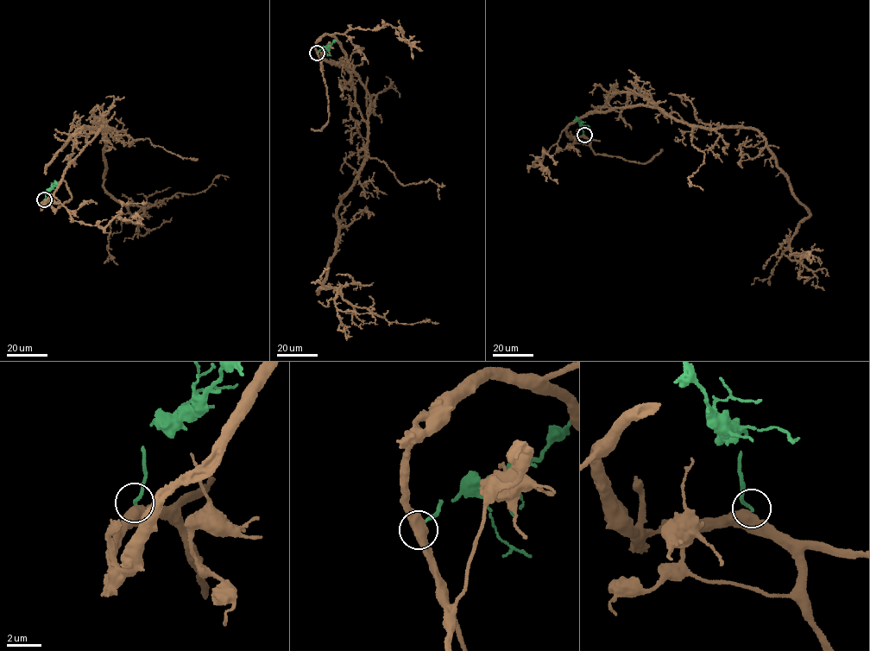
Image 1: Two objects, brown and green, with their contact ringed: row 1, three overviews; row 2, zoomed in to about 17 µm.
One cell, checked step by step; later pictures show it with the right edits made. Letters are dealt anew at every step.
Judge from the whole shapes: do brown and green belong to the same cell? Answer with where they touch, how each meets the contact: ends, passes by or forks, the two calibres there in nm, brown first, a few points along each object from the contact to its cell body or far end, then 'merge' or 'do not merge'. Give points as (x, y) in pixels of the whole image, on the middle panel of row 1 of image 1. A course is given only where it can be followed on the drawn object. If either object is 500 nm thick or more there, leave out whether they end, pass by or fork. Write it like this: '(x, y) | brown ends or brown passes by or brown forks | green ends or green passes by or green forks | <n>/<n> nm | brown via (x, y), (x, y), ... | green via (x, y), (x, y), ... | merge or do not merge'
(317, 53) | brown passes by | green ends | 480/180 nm | brown via (317, 53), (335, 38), (369, 99), (365, 159), (318, 293), (339, 288), (389, 322), (439, 323) | green via (317, 53), (336, 39) | do not merge

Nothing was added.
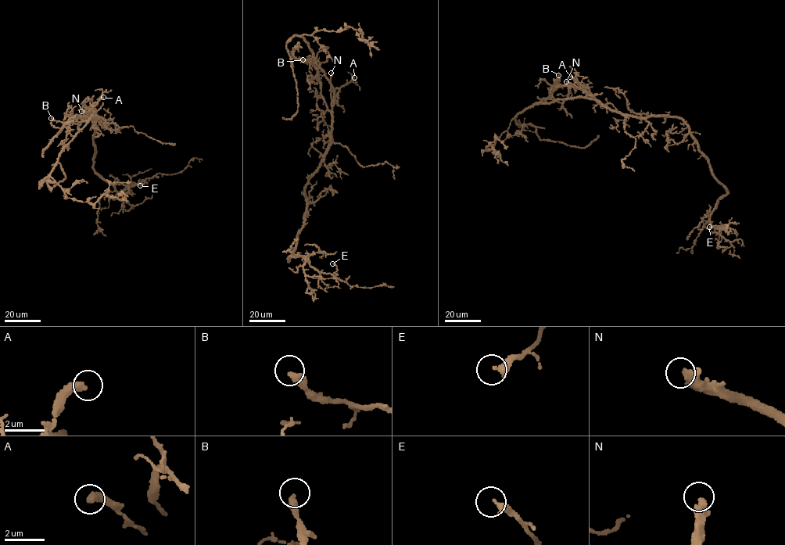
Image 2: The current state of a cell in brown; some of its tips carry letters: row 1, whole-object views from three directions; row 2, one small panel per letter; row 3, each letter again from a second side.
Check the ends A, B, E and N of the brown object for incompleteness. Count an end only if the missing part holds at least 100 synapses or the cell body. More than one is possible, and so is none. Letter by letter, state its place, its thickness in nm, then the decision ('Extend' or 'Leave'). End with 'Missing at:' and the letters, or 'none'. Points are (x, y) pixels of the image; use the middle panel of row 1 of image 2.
A: Place: (354, 77). Thickness 400 nm. Leave
B: Place: (302, 59). Thickness 400 nm. Leave
E: Place: (332, 263). Thickness 360 nm. Leave
N: Place: (331, 73). Thickness 480 nm. Extend
Missing at: N

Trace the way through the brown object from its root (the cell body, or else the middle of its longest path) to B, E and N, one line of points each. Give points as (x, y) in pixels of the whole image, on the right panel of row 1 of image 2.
B: (644, 116), (611, 110), (596, 102), (586, 91), (558, 84), (558, 75)
E: (644, 116), (681, 118), (707, 158), (711, 174), (726, 188), (710, 218), (713, 227), (722, 227), (709, 227)
N: (644, 116), (611, 110), (601, 105), (590, 93), (585, 92), (566, 81)

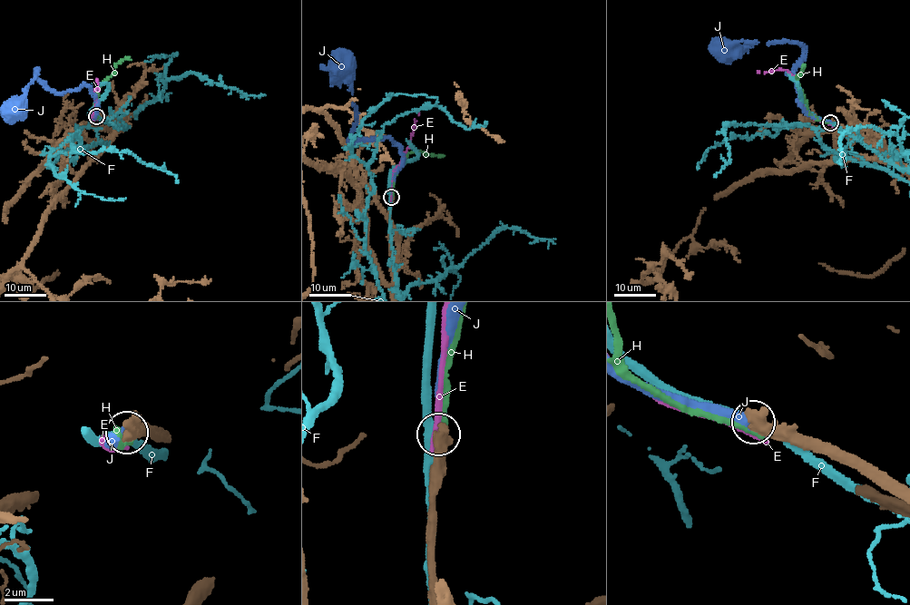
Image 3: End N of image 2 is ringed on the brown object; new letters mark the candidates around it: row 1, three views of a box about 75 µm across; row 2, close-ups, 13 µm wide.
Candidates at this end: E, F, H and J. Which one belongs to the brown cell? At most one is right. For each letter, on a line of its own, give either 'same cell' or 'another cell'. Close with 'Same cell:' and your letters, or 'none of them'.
E: another cell
F: another cell
H: another cell
J: same cell
Same cell: J

